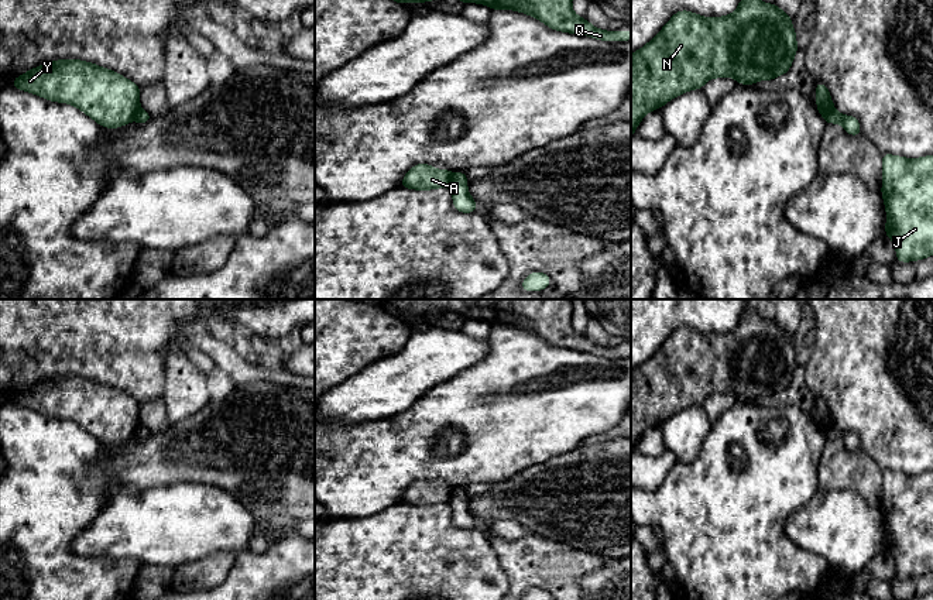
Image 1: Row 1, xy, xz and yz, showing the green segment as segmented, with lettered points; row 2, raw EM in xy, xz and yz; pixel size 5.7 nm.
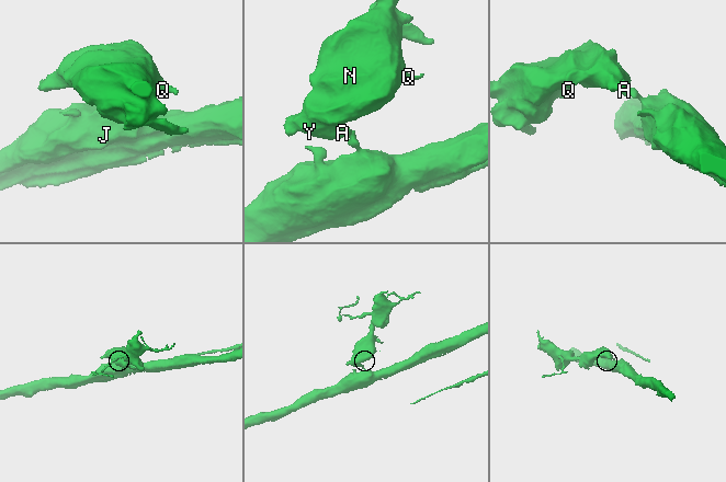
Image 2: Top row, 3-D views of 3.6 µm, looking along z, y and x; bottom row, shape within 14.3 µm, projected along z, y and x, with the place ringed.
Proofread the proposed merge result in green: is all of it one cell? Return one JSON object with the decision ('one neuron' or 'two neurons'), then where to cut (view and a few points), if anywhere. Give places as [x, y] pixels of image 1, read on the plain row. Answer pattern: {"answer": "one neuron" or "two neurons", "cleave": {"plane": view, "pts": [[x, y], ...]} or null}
{"answer": "two neurons", "cleave": {"plane": "xz", "pts": [[452, 490], [448, 501]]}}

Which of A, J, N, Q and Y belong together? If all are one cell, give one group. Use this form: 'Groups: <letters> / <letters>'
Groups: A N Q Y / J

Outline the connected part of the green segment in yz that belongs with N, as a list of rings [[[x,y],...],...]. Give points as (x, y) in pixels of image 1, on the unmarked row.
[[[744,312],[735,328],[726,333],[700,333],[686,326],[675,329],[645,363],[631,370],[631,453],[646,429],[661,425],[683,408],[702,405],[713,394],[731,392],[741,401],[772,397],[790,385],[796,368],[792,335],[775,319],[766,320],[755,312]]]

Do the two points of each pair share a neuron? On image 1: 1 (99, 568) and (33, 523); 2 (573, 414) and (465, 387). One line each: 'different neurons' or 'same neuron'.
1: same neuron
2: same neuron

